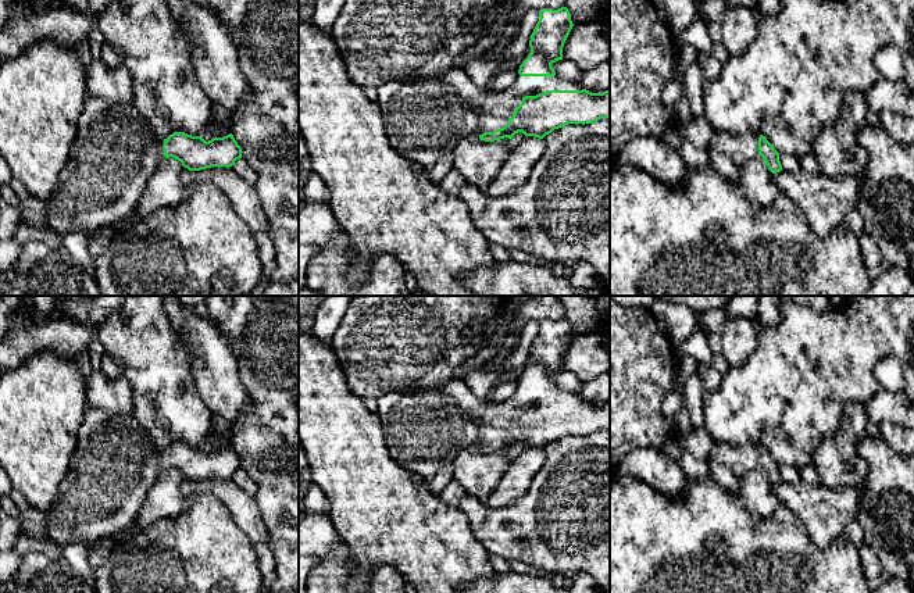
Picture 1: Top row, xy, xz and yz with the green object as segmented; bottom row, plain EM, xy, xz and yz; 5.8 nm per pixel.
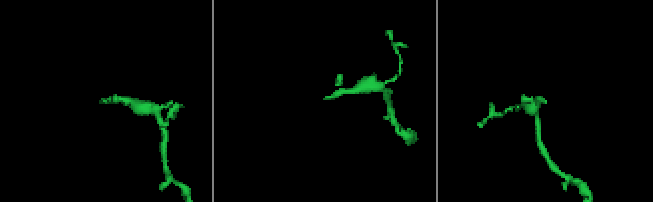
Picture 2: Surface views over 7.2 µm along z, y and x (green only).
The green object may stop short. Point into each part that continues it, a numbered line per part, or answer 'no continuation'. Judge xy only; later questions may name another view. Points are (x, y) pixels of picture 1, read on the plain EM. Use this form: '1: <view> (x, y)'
1: xy (114, 465)

